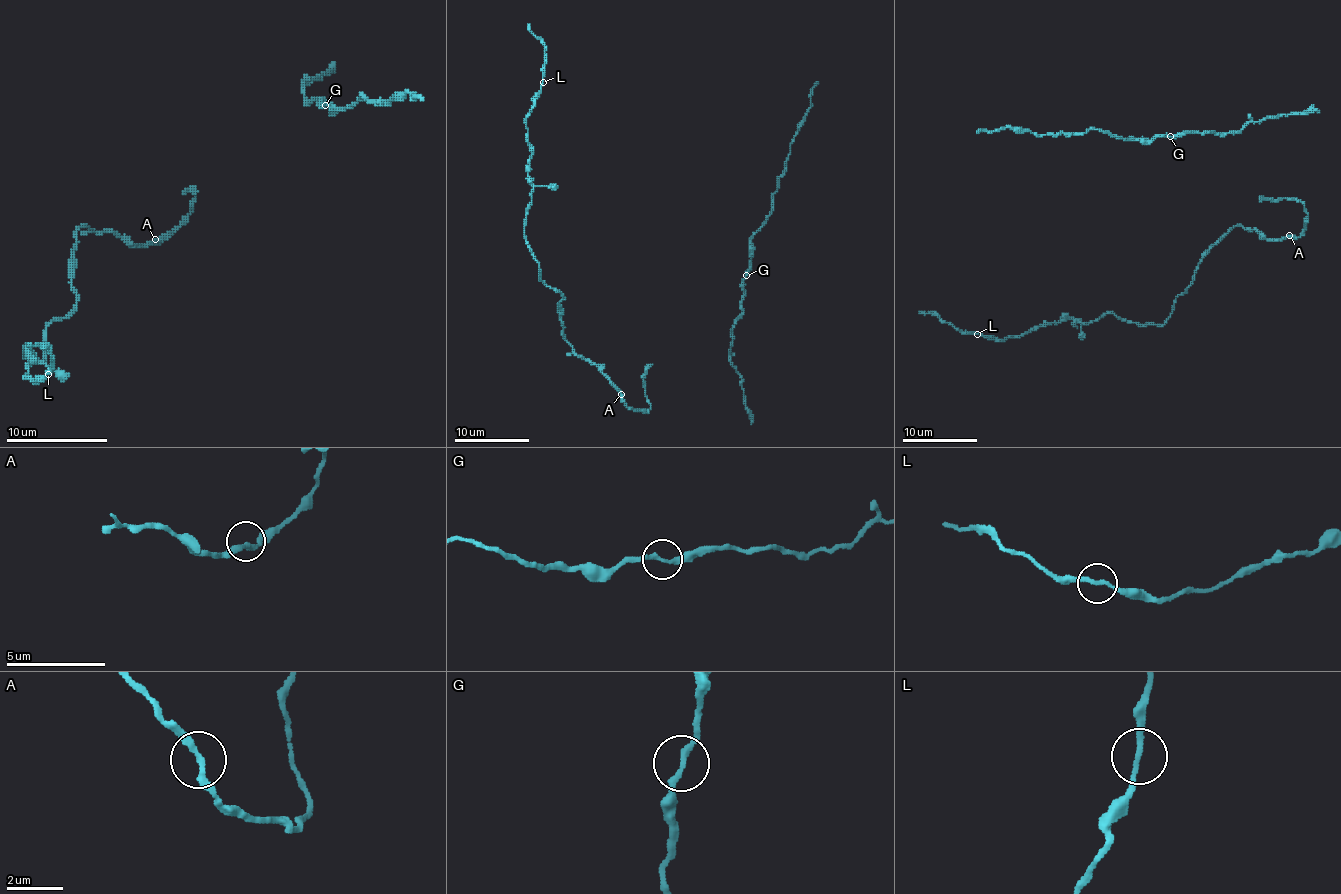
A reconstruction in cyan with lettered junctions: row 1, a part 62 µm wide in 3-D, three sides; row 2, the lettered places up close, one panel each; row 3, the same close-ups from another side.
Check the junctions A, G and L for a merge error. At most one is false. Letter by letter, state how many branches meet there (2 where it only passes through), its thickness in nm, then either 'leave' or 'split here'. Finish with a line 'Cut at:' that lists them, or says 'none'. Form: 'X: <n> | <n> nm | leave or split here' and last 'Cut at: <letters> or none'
A: 2 | 240 nm | leave
G: 2 | 220 nm | leave
L: 2 | 200 nm | leave
Cut at: none

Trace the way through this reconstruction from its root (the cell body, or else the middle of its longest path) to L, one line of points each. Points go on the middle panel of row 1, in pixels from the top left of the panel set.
L: (623, 394), (565, 338), (563, 296), (541, 279), (524, 234), (533, 188), (526, 115), (543, 82)

